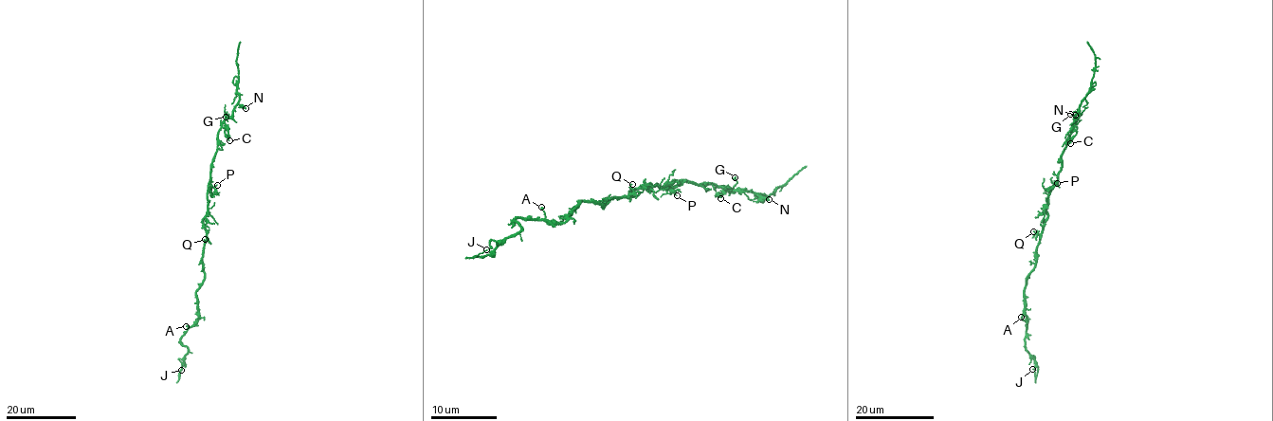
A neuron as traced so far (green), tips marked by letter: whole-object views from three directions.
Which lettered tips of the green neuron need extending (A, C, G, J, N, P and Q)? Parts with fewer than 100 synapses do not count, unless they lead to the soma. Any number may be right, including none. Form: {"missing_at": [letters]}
{"missing_at": []}

